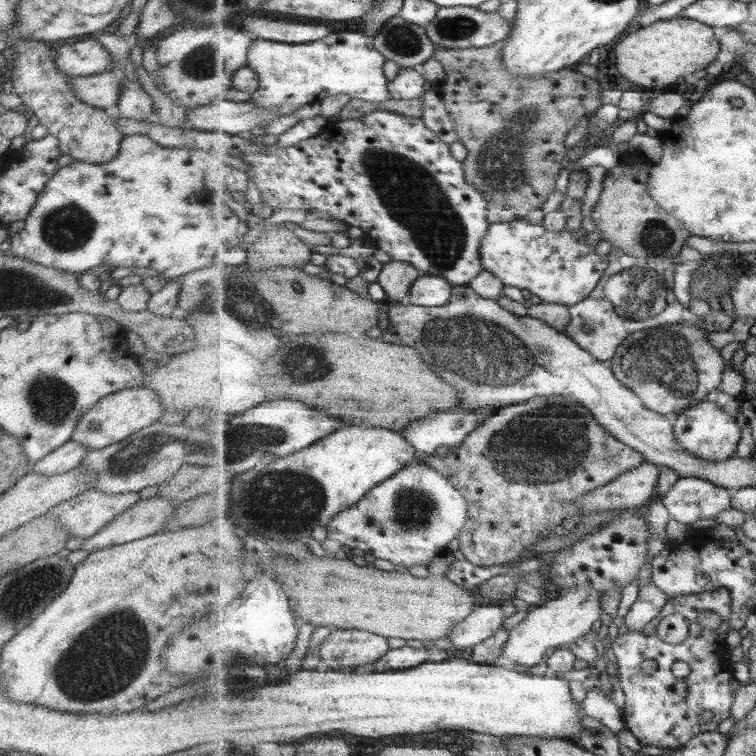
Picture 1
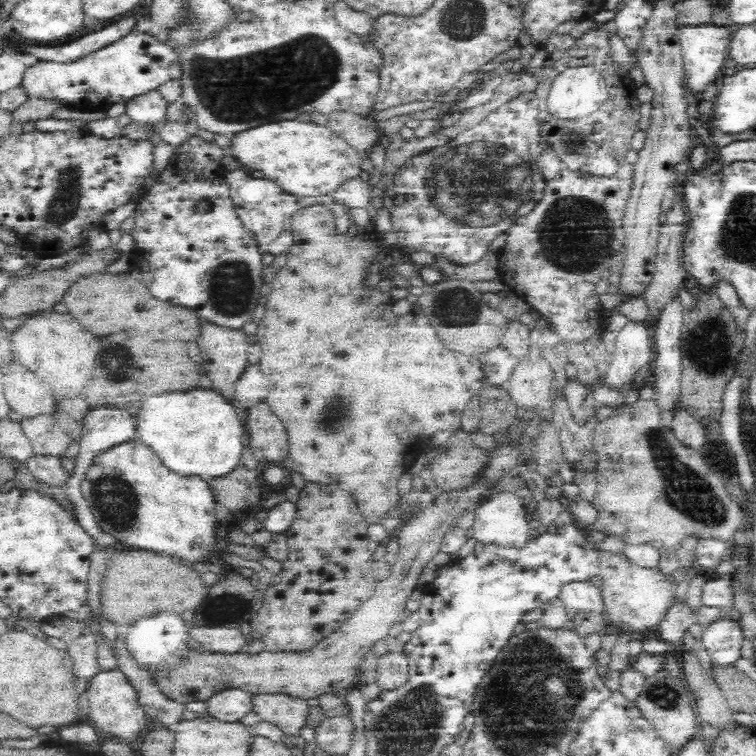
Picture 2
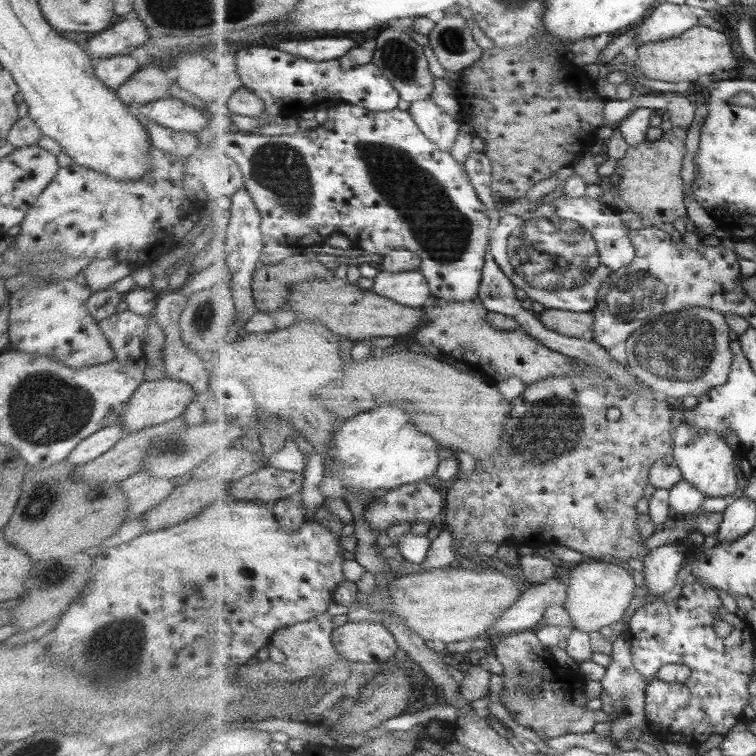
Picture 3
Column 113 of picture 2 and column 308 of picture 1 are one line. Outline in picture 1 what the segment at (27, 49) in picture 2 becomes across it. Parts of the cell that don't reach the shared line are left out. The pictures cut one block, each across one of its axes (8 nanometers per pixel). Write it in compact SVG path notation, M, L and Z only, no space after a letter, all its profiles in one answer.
M247 16L245 20L247 32L257 34L259 38L273 42L287 42L290 44L308 44L321 40L334 31L329 26L319 24L295 24L295 22L281 22L281 20L267 20L259 16Z

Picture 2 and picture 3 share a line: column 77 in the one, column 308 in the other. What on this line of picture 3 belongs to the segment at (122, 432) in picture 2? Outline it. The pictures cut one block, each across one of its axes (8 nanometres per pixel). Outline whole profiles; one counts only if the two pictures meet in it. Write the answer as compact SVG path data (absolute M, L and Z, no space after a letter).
M314 450L307 457L307 464L303 474L305 476L304 487L301 490L302 502L307 509L307 522L315 522L313 514L319 506L323 506L326 496L321 491L321 484L326 476L326 462L321 454Z

